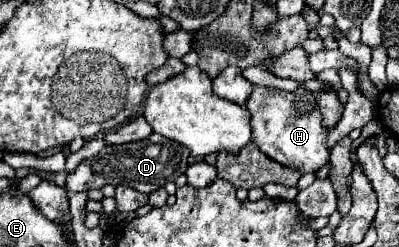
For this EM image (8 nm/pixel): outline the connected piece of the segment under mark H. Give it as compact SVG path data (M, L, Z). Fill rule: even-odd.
M253 84L253 92L245 106L251 112L253 142L265 156L301 174L317 172L327 164L329 160L327 130L321 124L319 104L311 90L299 86L297 90L287 92L279 88Z

